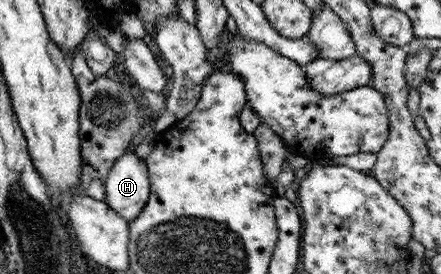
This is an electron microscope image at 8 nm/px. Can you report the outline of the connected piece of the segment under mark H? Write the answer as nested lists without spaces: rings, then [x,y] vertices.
[[[124,152],[103,180],[104,202],[128,223],[146,204],[149,180],[146,164],[134,152]]]

